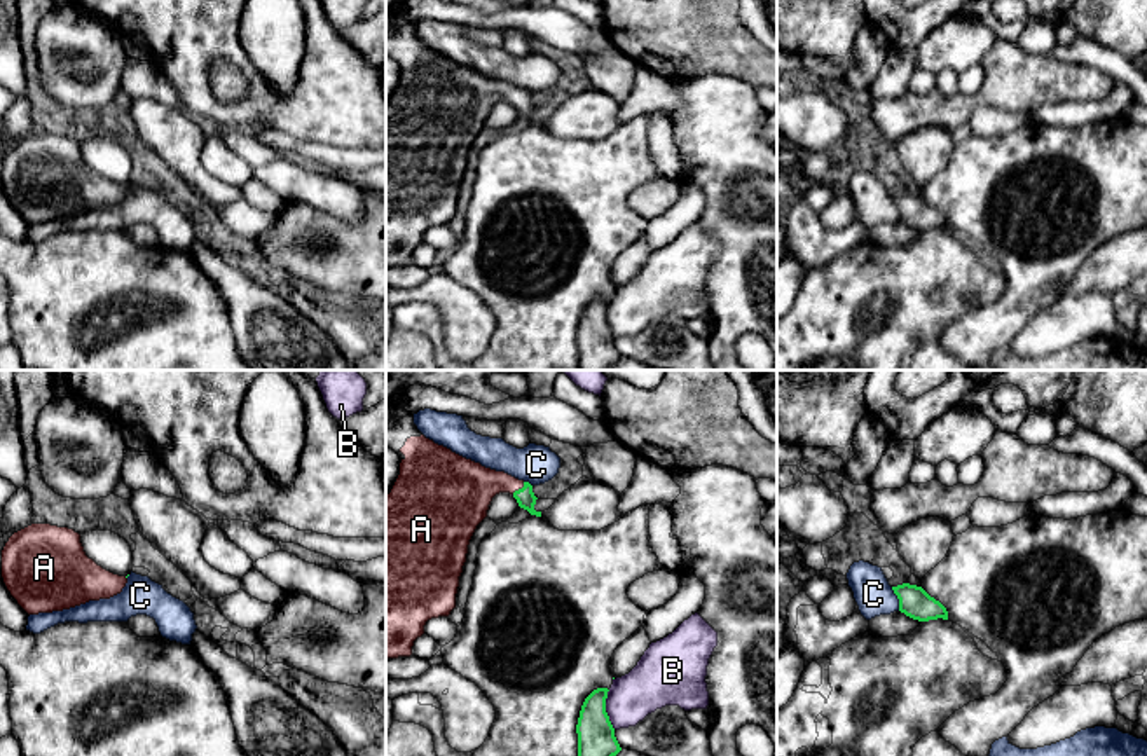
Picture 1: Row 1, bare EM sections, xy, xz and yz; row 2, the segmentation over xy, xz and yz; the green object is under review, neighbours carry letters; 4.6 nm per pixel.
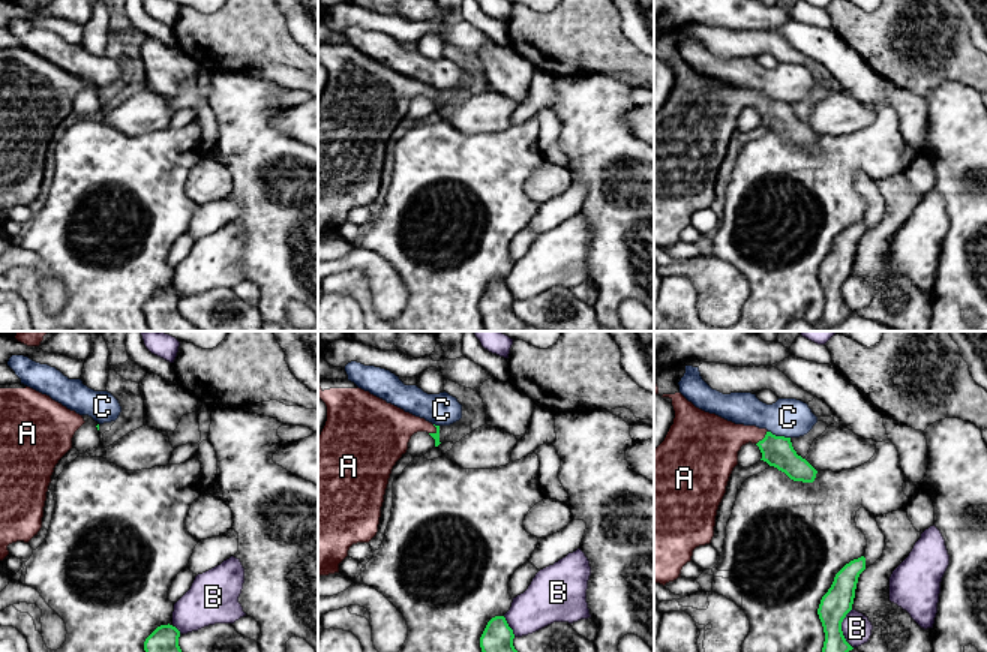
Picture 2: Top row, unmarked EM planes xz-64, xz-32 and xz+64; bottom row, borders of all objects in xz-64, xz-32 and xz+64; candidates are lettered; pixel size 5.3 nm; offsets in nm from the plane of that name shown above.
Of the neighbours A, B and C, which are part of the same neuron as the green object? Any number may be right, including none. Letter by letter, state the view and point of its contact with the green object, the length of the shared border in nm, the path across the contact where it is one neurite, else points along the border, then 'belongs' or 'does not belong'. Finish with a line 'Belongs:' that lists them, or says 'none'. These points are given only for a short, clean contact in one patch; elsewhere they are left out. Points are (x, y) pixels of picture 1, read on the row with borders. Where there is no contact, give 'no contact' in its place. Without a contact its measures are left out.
A: xz (519, 489) | 80 nm | across xz (524, 496), (519, 489), (465, 489) | belongs
B: xz (604, 709) | 190 nm | does not belong
C: yz (898, 597) | 120 nm | does not belong
Belongs: A

